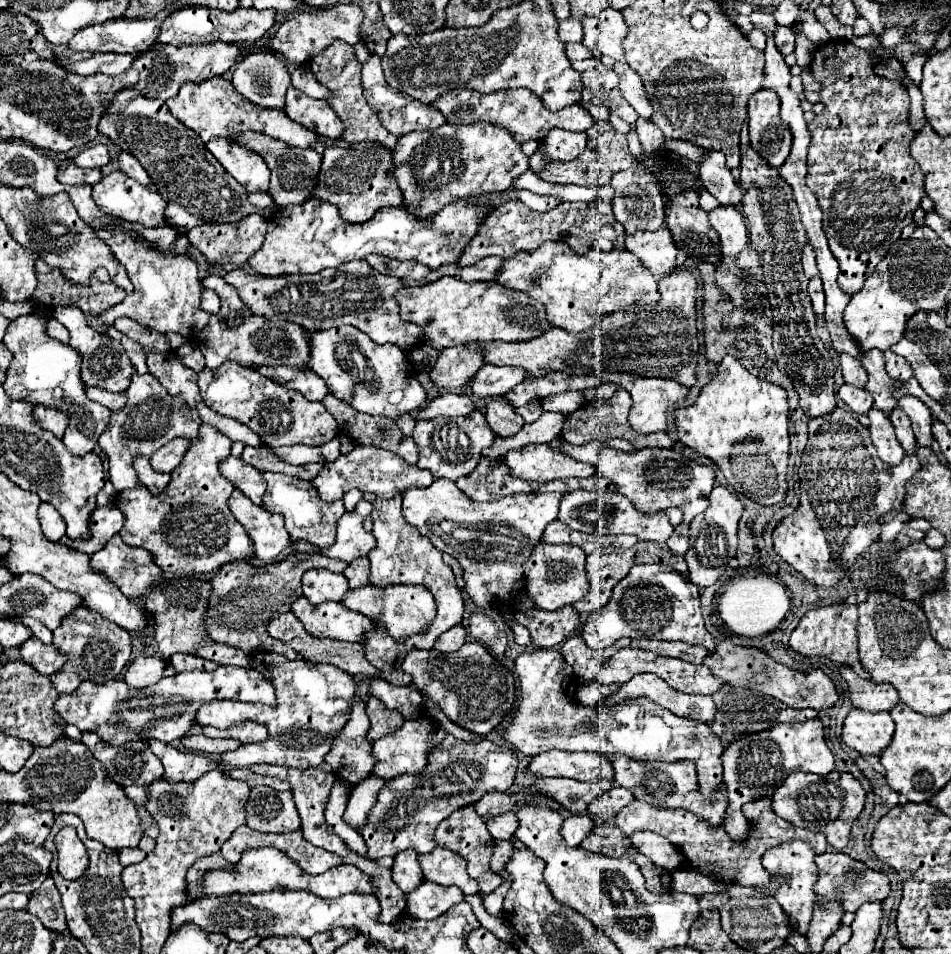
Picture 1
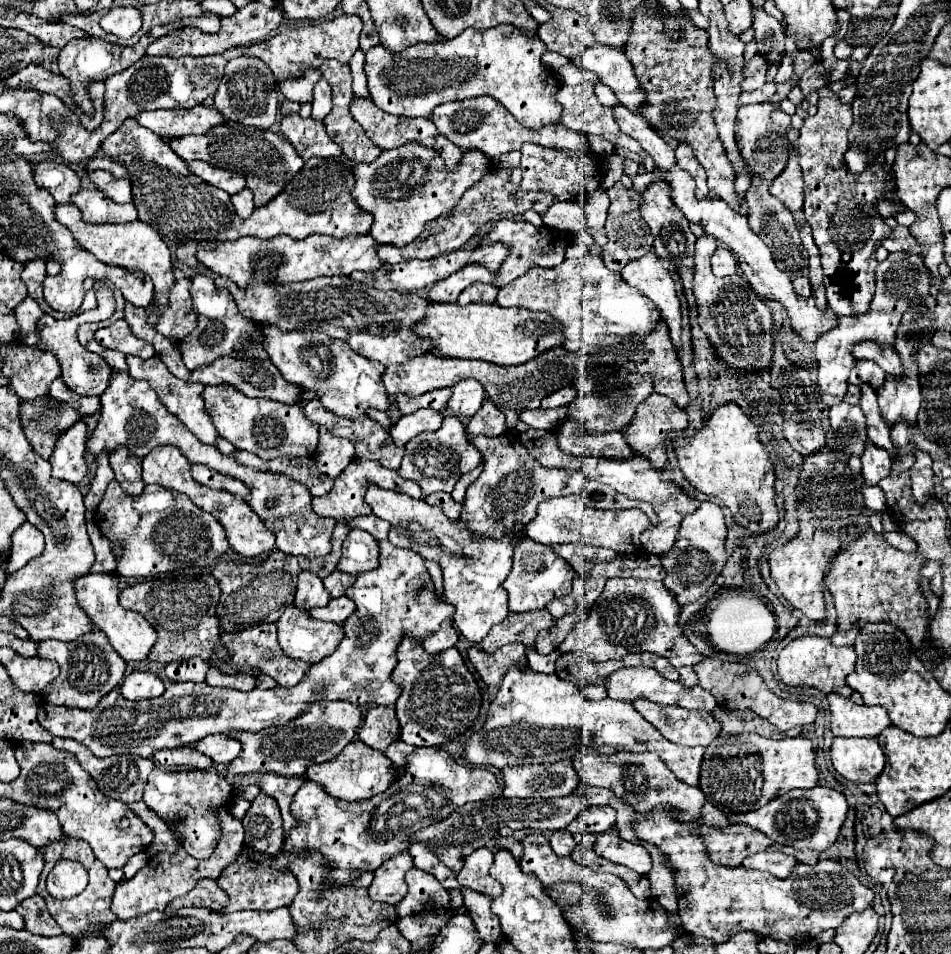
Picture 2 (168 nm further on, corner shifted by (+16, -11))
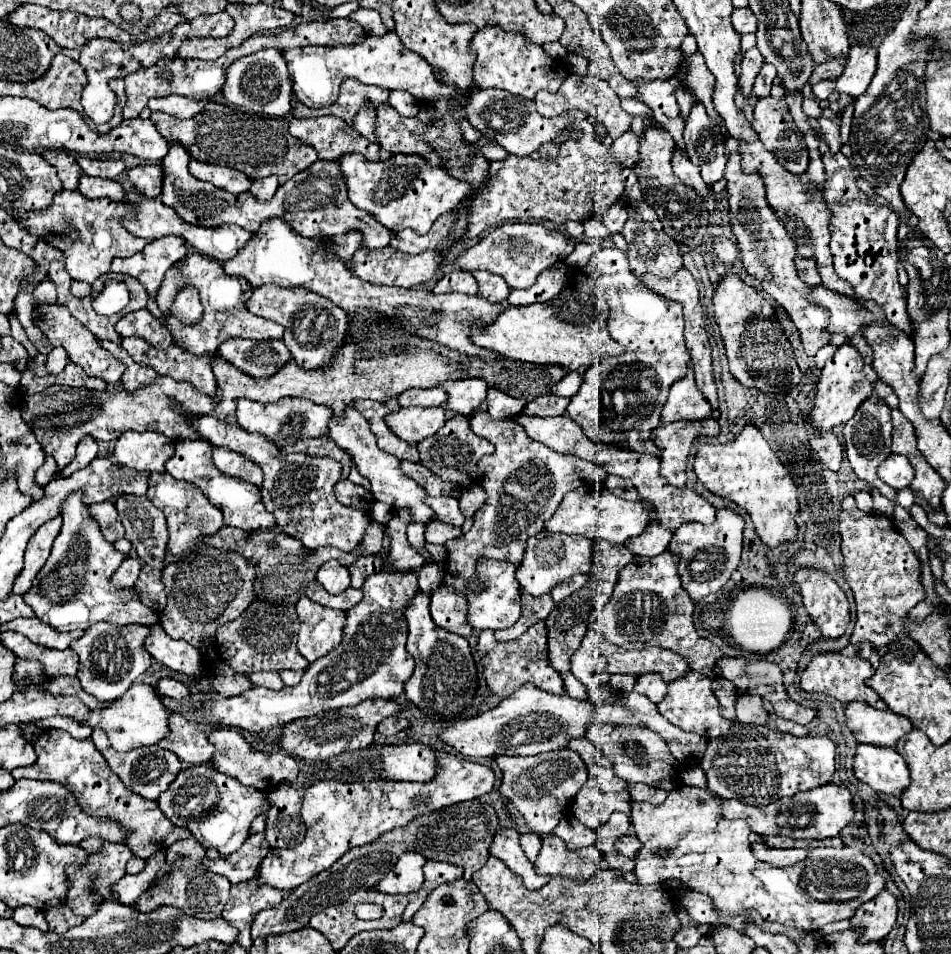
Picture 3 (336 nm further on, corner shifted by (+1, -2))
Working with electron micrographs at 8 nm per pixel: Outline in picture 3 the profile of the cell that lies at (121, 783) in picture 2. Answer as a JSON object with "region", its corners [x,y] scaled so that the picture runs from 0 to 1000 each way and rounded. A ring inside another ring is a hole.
{"region":[[[98,763],[96,776],[102,782],[102,786],[108,790],[108,795],[113,797],[115,805],[127,816],[127,820],[138,830],[142,830],[155,839],[165,839],[167,832],[171,828],[176,828],[176,824],[184,818],[184,811],[188,811],[188,807],[190,807],[190,799],[184,790],[180,790],[180,786],[169,786],[167,782],[148,782],[148,784],[142,784],[136,788],[123,788],[117,784],[117,780],[106,763]]]}

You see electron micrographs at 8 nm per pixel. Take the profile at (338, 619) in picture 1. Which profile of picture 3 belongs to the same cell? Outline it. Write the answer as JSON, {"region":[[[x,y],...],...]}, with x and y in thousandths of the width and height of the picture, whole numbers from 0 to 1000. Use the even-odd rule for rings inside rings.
{"region":[[[317,627],[310,633],[310,639],[317,652],[312,679],[319,690],[331,694],[356,677],[365,648],[363,642],[340,637],[325,627]]]}

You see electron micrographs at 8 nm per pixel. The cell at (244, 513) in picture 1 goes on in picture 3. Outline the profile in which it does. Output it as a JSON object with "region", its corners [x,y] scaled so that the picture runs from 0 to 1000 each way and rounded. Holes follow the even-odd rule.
{"region":[[[186,461],[184,465],[184,478],[174,486],[176,495],[184,499],[186,503],[197,503],[211,512],[211,516],[220,522],[220,526],[228,532],[232,532],[237,549],[247,551],[253,556],[274,556],[274,553],[289,553],[289,541],[279,535],[274,526],[272,512],[266,507],[260,507],[258,503],[243,501],[234,495],[230,495],[222,484],[222,465],[213,461]]]}

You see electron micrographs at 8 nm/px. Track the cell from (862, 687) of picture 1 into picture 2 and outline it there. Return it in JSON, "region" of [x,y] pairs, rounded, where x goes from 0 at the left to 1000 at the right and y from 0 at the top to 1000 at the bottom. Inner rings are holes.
{"region":[[[879,726],[871,729],[875,768],[877,773],[915,773],[921,775],[932,762],[936,762],[930,741],[900,739],[894,733],[885,733]]]}

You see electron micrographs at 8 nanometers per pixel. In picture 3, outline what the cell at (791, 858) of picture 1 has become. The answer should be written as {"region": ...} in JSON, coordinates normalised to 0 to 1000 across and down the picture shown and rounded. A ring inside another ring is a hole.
{"region":[[[790,874],[790,889],[792,889],[792,895],[798,901],[809,904],[811,908],[832,908],[834,904],[842,904],[844,899],[849,899],[849,891],[846,889],[815,891],[815,889],[809,889],[802,883],[798,883],[796,874]]]}

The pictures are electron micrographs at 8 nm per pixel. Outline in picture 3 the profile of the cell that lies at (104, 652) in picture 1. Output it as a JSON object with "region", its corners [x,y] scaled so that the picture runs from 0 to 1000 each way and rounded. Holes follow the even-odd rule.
{"region":[[[102,652],[100,656],[91,658],[87,667],[75,673],[75,681],[83,686],[83,704],[81,711],[89,725],[98,727],[106,736],[119,736],[121,732],[129,730],[134,721],[144,713],[159,698],[159,688],[150,679],[150,671],[155,669],[155,658],[148,654],[123,656],[113,652]]]}

